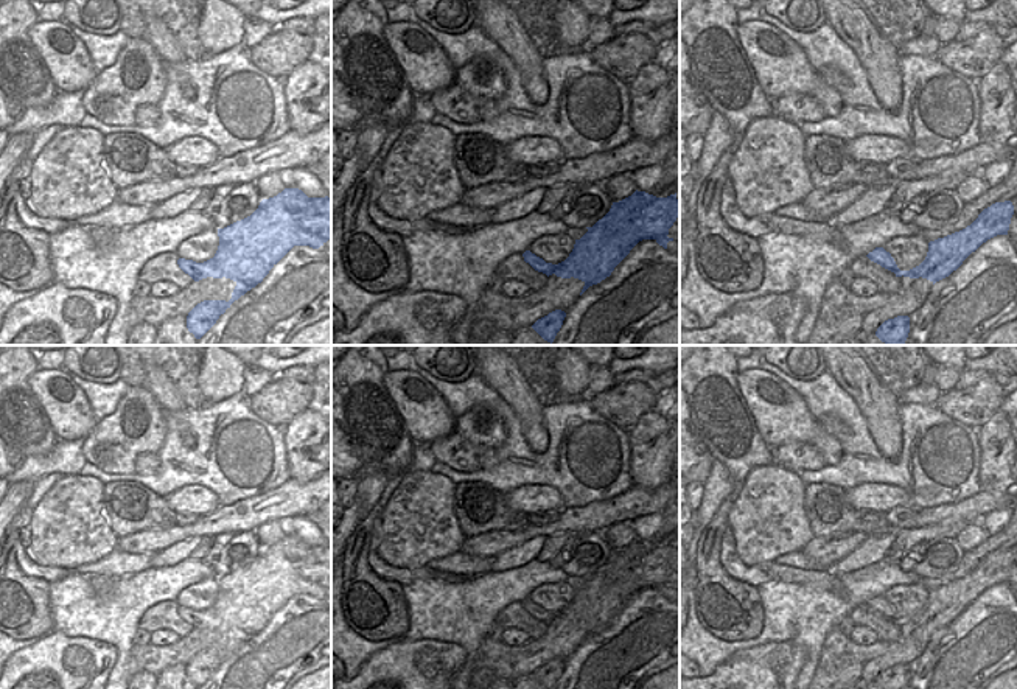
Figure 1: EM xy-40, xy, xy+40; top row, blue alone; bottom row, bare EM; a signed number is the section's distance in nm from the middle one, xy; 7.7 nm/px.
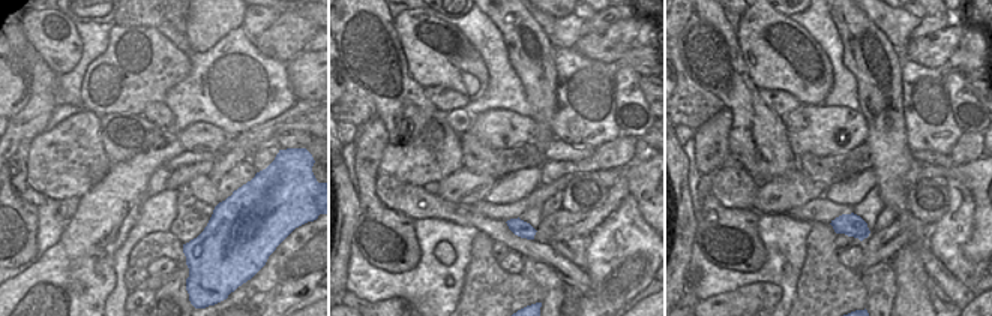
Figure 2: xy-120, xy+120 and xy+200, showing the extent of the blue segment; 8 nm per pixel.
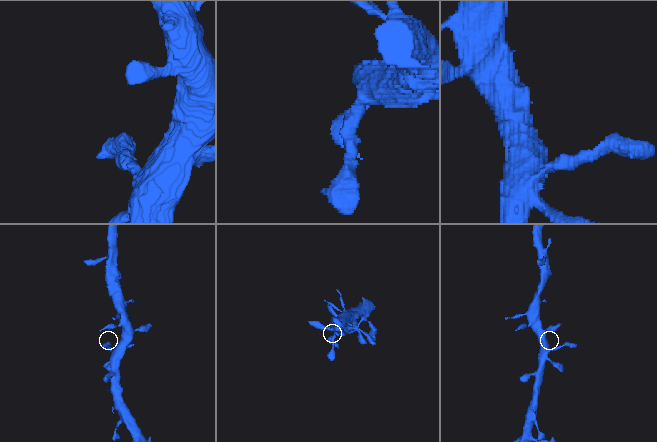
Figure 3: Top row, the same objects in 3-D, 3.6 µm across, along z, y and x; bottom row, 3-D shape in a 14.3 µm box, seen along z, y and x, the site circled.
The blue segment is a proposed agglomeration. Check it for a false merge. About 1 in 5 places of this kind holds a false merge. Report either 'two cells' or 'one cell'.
one cell

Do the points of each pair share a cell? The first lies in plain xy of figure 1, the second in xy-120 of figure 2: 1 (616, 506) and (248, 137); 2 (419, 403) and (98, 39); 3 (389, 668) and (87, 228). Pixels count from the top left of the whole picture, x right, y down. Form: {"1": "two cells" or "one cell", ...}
{"1": "one cell", "2": "two cells", "3": "one cell"}

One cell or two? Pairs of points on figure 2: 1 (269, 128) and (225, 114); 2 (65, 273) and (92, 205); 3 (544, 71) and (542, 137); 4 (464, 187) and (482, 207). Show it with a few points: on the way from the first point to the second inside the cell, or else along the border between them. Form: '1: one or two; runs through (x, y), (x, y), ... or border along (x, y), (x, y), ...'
1: two; border along (290, 108), (230, 137)
2: one; runs through (81, 256), (92, 238), (92, 222)
3: one; runs through (544, 87), (544, 120)
4: two; border along (483, 198), (471, 204)

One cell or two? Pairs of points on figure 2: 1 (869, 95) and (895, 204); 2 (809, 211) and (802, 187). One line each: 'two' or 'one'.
1: one
2: two

